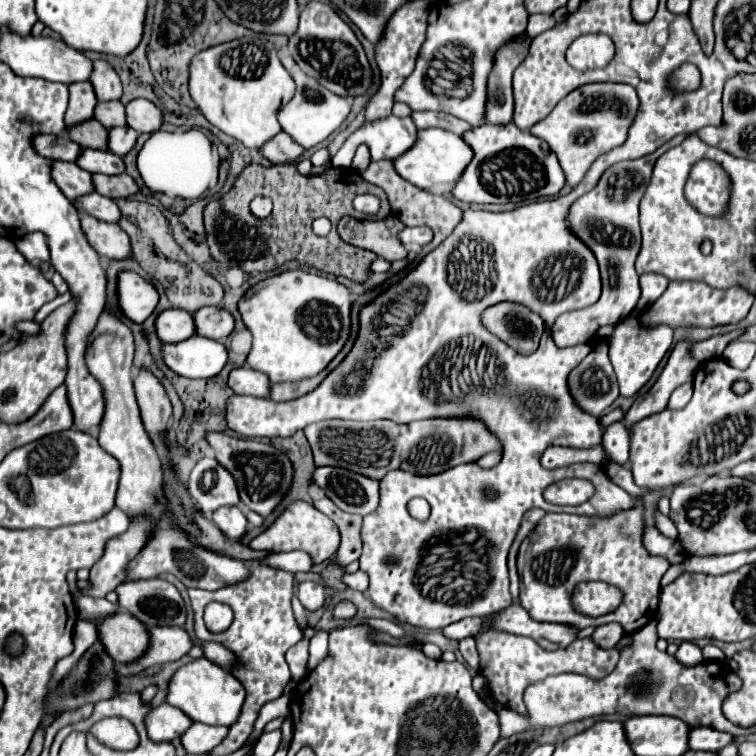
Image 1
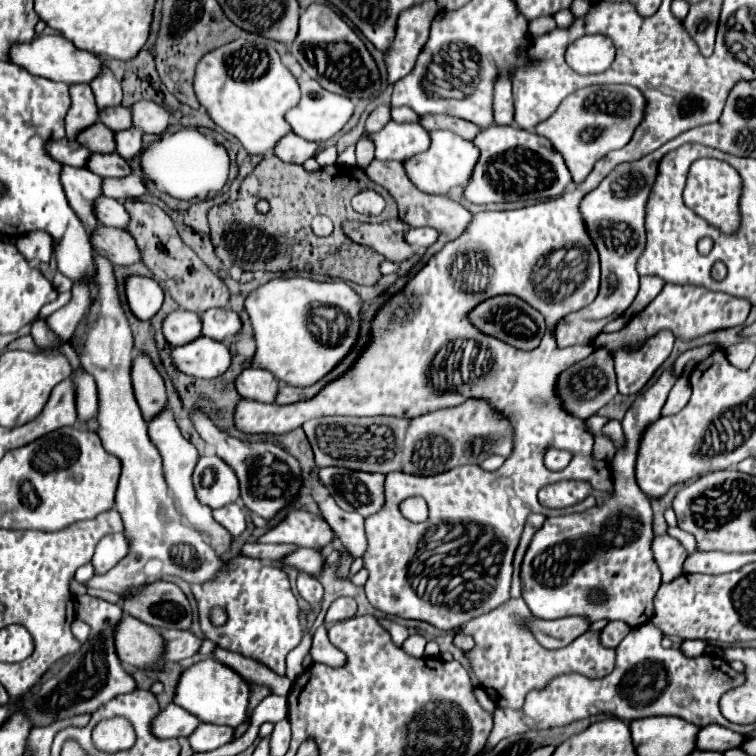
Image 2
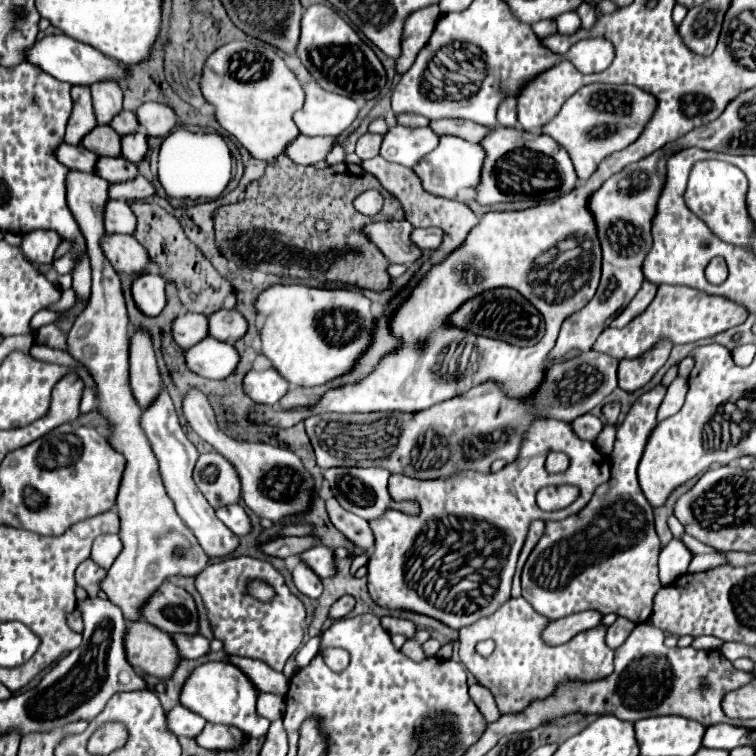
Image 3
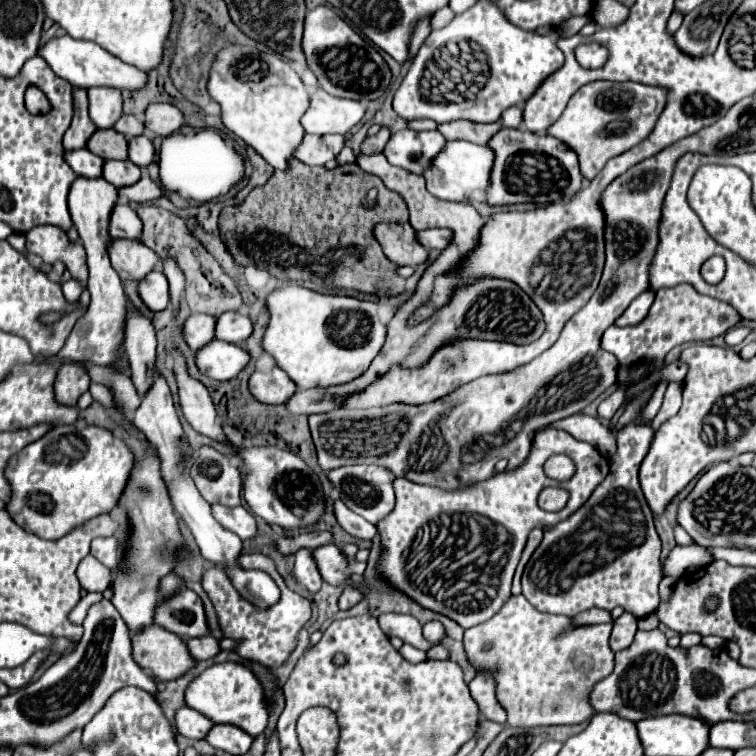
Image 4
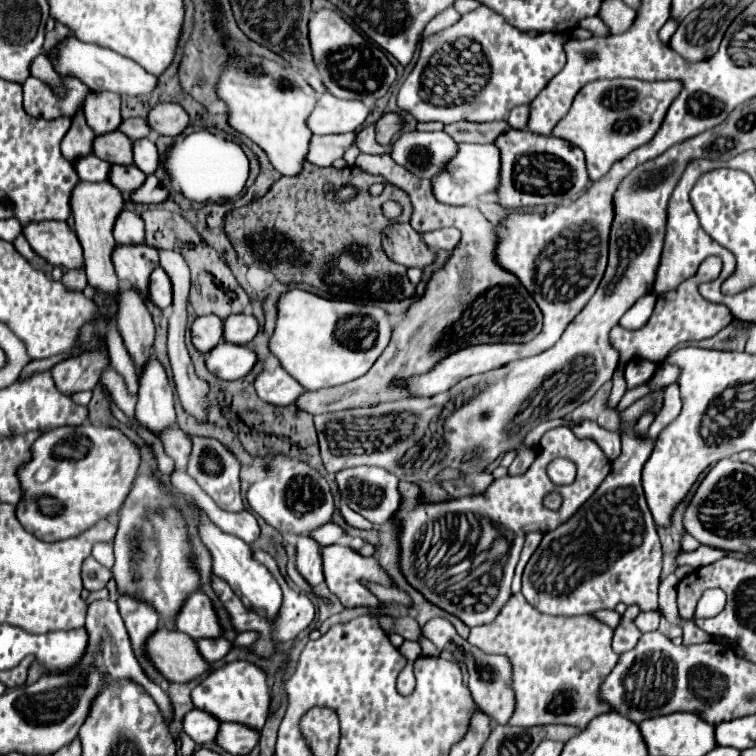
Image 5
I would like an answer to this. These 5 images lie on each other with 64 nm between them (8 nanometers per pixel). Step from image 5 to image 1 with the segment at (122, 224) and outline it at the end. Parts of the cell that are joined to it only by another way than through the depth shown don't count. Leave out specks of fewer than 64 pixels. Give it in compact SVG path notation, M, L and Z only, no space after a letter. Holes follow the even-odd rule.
M96 192L88 194L88 196L82 196L76 204L76 208L80 212L86 212L86 214L92 214L96 216L98 220L104 220L104 222L110 222L110 224L118 224L120 222L120 208L118 204L112 200L112 198L106 198L106 196L100 196Z

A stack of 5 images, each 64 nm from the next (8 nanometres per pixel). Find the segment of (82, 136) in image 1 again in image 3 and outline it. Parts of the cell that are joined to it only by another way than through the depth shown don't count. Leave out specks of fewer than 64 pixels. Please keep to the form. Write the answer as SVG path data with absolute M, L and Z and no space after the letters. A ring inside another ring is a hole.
M96 126L90 134L84 136L82 146L92 150L96 156L120 156L120 134L110 126Z

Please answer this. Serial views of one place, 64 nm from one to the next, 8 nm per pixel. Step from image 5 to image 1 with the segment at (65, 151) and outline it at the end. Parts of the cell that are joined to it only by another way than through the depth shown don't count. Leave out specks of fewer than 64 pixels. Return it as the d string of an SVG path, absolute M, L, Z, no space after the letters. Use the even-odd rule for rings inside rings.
M90 82L70 84L70 104L66 110L66 128L72 124L82 124L84 120L94 118L94 108L98 100Z

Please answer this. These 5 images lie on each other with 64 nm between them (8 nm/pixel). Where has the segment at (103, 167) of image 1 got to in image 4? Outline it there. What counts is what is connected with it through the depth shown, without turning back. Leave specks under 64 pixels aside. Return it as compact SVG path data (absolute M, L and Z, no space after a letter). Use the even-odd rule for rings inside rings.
M108 160L104 162L104 180L108 180L110 184L114 184L116 188L124 188L124 186L132 186L140 180L142 170L136 168L136 164L132 164L130 160L126 162L116 162L116 160Z

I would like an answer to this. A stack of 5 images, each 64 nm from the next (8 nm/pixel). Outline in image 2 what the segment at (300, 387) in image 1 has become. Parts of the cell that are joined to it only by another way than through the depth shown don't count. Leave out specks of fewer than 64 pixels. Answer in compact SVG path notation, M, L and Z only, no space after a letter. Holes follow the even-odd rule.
M322 378L318 384L308 386L308 388L296 388L296 386L282 386L278 392L278 404L294 404L300 400L310 400L316 396L324 386L328 384L328 378Z

